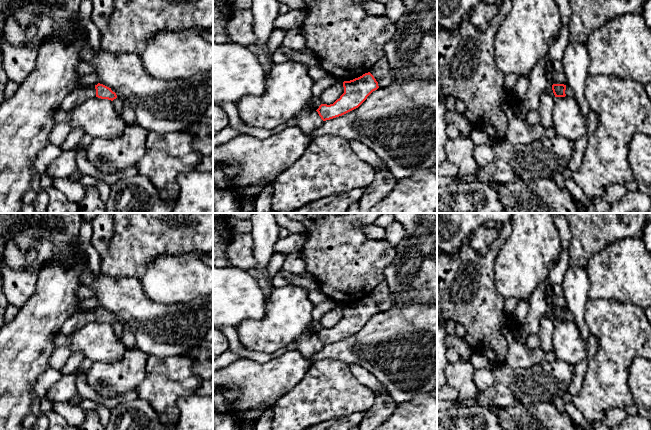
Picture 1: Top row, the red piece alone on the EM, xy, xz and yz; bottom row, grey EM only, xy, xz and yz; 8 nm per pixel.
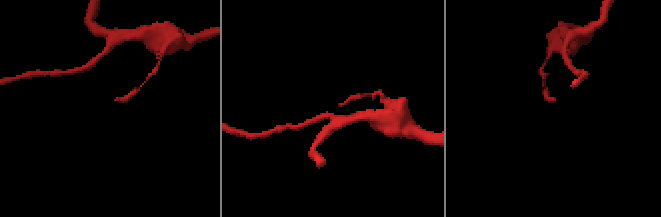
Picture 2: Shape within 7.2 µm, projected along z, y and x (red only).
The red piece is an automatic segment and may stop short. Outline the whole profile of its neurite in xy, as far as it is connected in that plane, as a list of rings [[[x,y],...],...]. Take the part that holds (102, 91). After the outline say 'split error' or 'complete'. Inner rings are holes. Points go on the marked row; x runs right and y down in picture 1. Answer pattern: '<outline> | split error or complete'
[[[98,83],[97,85],[95,85],[95,89],[96,89],[96,97],[101,98],[101,99],[108,99],[113,101],[114,99],[117,98],[117,95],[115,92],[113,92],[111,90],[111,88]]] | complete

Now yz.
[[[553,84],[552,85],[552,90],[555,95],[555,97],[565,97],[565,90],[566,90],[566,85],[564,84]]] | complete

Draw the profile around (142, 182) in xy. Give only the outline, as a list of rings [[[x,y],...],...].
[[[140,174],[118,180],[110,190],[106,213],[171,213],[174,207],[173,201],[163,201],[152,182]]]

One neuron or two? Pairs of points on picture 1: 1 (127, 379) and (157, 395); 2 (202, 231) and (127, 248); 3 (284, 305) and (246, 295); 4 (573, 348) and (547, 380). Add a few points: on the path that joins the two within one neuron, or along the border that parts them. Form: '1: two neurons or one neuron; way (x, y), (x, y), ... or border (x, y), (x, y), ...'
1: two neurons; border (146, 362), (146, 375), (133, 389)
2: one neuron; way (183, 231), (146, 232)
3: two neurons; border (266, 302), (264, 315), (261, 318), (250, 320)
4: two neurons; border (557, 357), (572, 365)

